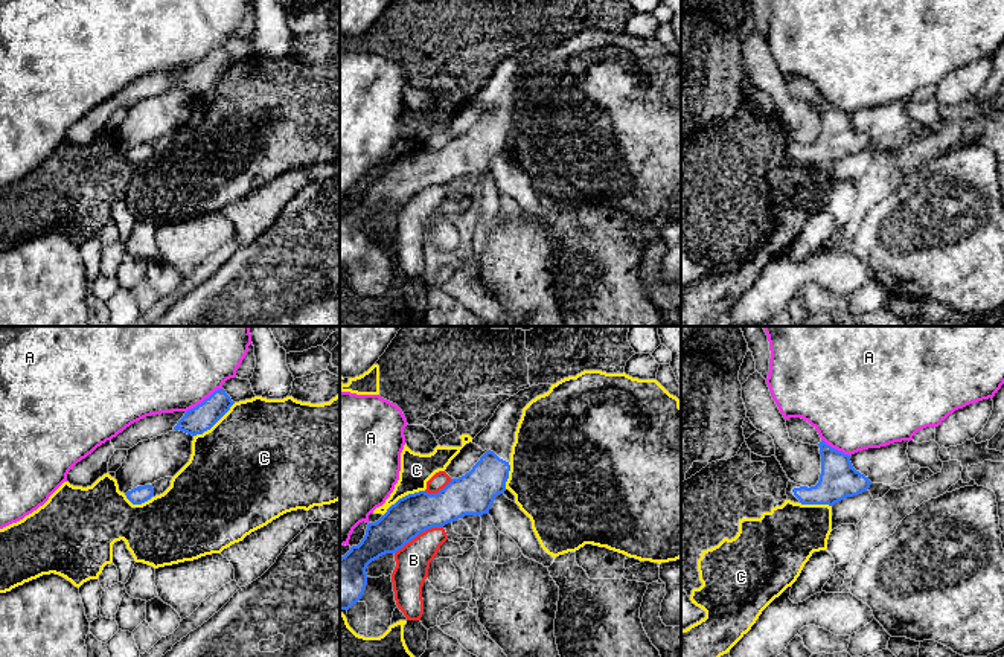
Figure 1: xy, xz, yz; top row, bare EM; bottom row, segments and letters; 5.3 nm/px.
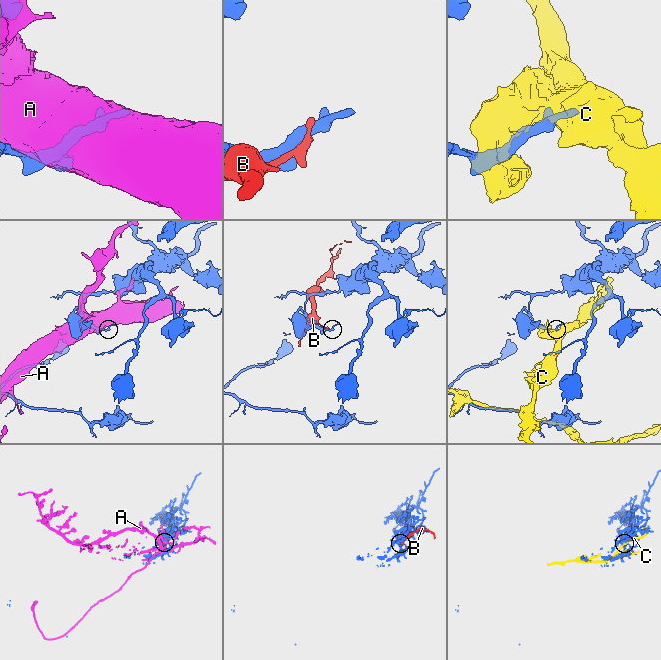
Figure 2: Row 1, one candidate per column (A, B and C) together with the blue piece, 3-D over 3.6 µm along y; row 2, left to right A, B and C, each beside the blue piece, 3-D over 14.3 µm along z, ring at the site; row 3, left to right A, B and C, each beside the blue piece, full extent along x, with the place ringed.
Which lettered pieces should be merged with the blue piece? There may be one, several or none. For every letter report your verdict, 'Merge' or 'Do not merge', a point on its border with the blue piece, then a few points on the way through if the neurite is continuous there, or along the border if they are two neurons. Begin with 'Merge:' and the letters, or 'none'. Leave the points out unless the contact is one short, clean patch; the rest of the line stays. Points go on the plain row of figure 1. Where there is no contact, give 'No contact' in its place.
Merge: none
A: Do not merge. Touches blue at xy (204, 58)
B: Do not merge. Touches blue at xz (418, 192)
C: Do not merge. Touches blue at xz (402, 156)

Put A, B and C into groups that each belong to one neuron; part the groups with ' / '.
A / B / C

